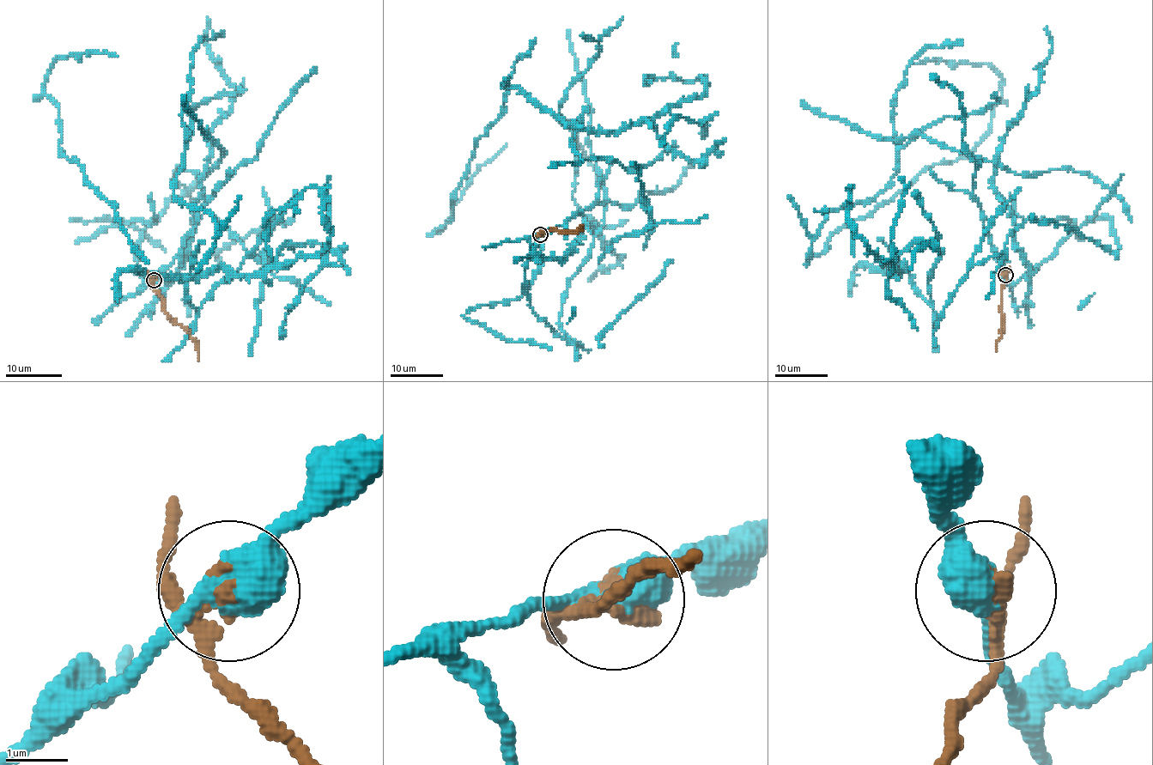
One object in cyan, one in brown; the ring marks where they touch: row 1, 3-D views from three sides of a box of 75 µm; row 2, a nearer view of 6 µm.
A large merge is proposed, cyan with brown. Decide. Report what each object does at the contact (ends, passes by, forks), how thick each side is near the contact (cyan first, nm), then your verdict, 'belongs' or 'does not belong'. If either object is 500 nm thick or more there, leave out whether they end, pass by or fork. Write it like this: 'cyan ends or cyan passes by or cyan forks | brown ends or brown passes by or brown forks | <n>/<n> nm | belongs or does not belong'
cyan passes by | brown passes by | 480/380 nm | does not belong

